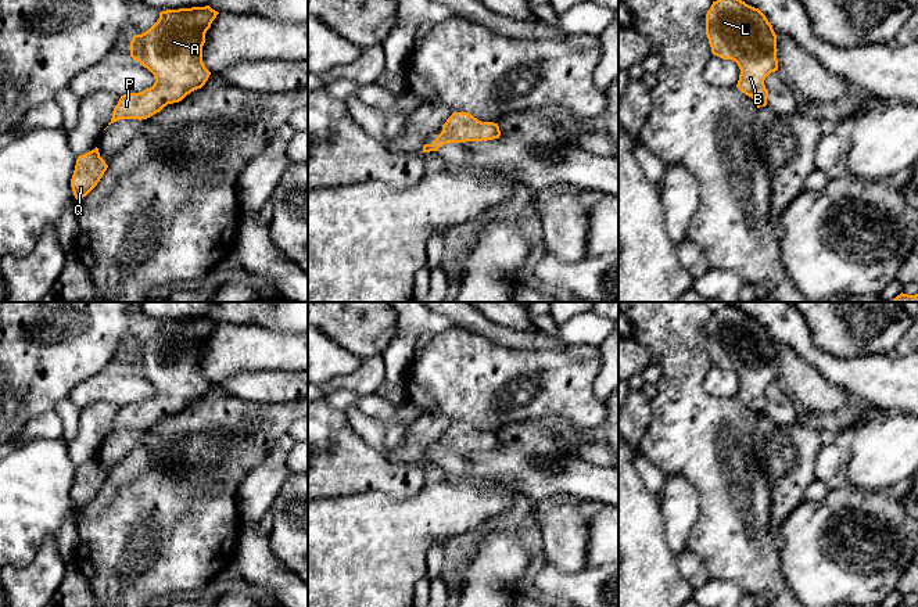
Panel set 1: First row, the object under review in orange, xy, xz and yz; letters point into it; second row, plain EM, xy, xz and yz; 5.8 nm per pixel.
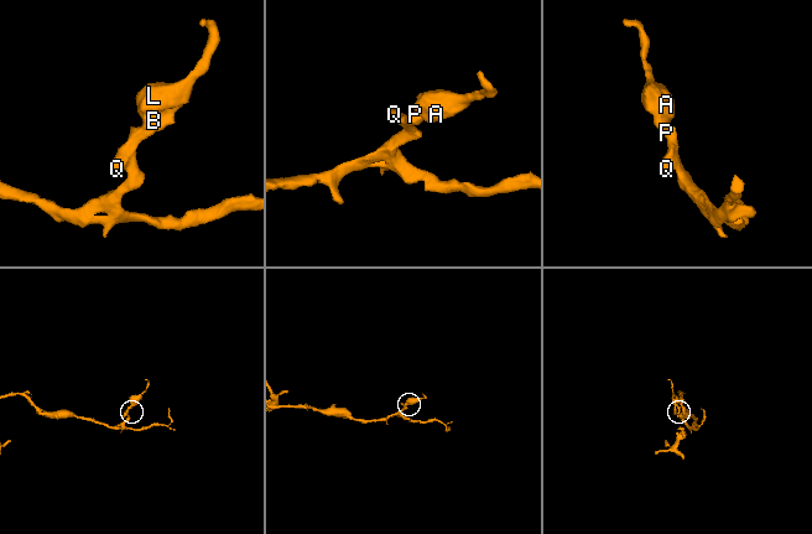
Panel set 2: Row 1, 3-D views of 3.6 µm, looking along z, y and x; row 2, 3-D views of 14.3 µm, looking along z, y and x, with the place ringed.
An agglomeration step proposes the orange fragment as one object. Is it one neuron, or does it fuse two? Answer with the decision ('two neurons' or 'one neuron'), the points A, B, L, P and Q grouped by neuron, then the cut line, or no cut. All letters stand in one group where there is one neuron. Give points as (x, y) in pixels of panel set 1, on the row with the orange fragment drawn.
one neuron; groups A B L P Q; cut none

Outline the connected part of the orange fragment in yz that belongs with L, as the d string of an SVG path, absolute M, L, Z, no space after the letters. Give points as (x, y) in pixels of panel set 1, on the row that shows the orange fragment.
M717 0L706 14L706 35L714 55L738 64L736 87L765 107L764 80L778 71L777 35L765 15L742 0Z

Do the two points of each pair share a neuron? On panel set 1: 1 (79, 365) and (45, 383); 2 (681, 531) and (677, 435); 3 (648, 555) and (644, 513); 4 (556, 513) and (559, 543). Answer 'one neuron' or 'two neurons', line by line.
1: one neuron
2: two neurons
3: one neuron
4: one neuron

